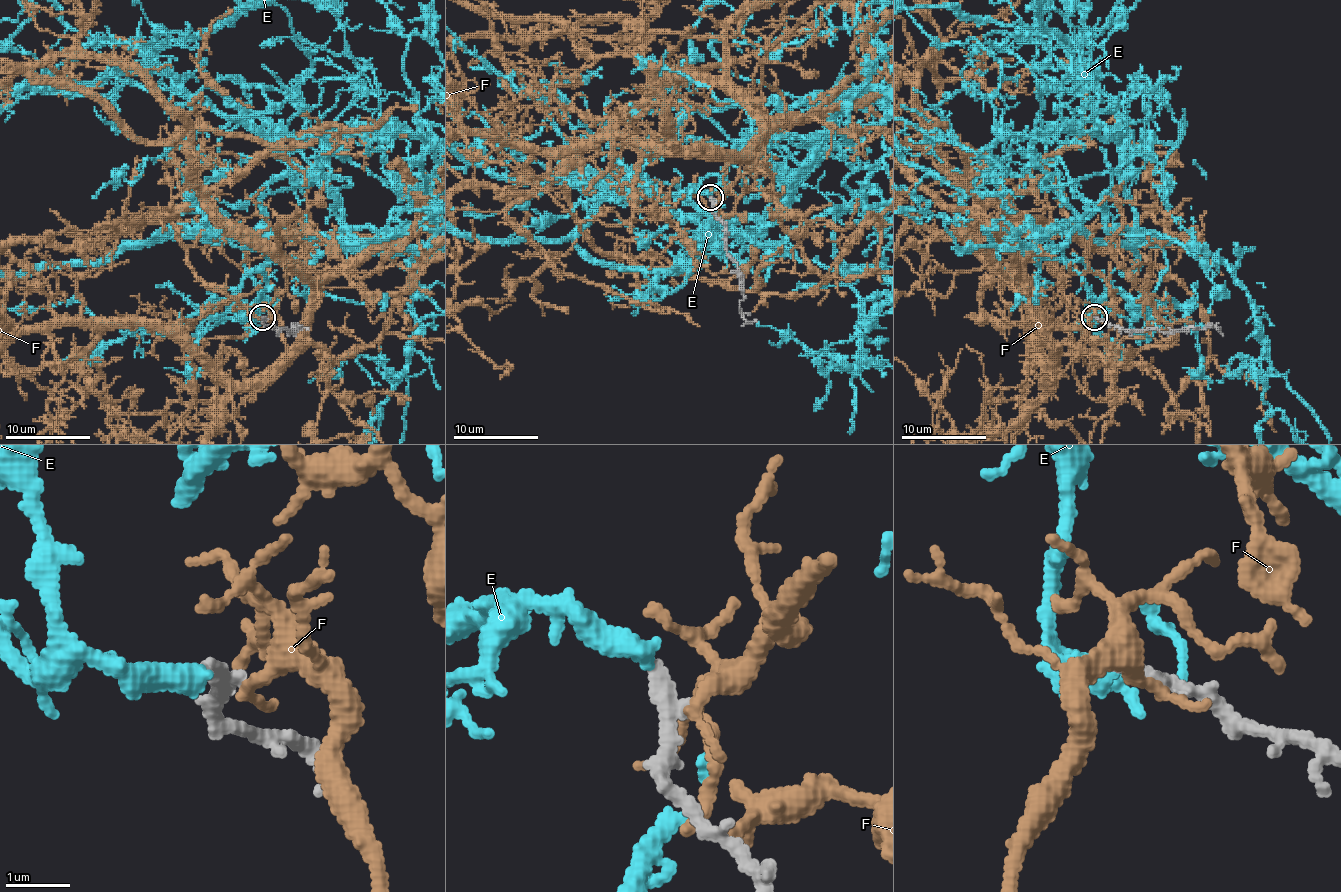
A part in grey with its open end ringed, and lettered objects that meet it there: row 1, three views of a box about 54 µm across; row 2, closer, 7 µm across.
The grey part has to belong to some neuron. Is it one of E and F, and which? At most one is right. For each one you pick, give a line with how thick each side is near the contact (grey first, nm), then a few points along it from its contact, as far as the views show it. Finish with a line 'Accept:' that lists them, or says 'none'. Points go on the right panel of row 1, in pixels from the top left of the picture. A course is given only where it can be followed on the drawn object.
E: 260 nm thick on the grey side, 400 nm on the other
Accept: E

